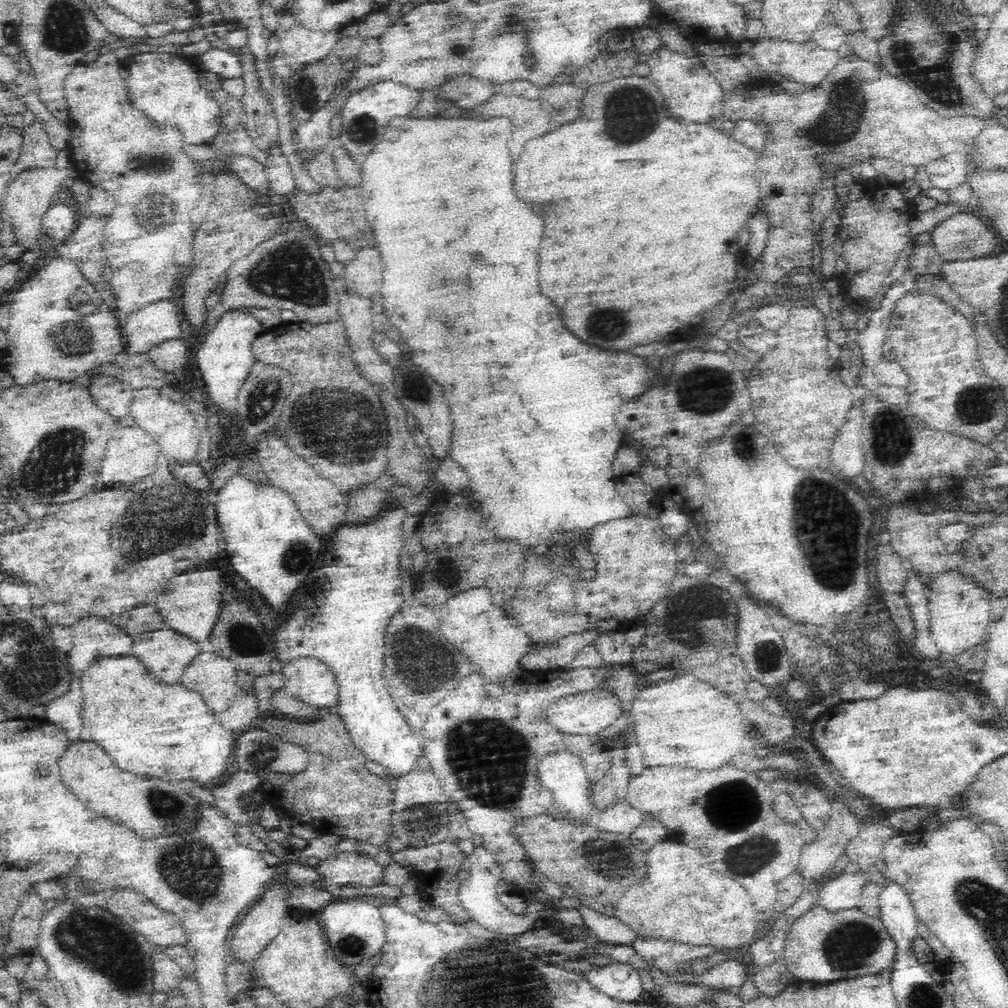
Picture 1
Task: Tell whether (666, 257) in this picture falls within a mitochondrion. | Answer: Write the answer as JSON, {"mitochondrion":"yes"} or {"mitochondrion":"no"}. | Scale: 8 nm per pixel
{"mitochondrion":"no"}

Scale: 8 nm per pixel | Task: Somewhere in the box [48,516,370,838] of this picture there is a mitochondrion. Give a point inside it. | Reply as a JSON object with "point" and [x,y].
{"point":[171,809]}

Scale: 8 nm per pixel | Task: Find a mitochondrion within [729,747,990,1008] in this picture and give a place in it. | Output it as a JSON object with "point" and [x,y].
{"point":[852,944]}

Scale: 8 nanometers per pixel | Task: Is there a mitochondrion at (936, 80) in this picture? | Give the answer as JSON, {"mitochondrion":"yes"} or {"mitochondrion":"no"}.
{"mitochondrion":"yes"}

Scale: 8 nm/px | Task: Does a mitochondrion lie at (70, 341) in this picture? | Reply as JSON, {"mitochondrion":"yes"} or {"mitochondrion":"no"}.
{"mitochondrion":"yes"}

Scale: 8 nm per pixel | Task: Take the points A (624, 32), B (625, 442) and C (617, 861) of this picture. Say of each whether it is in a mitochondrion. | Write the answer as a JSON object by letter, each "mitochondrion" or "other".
{"A":"other","B":"other","C":"mitochondrion"}

